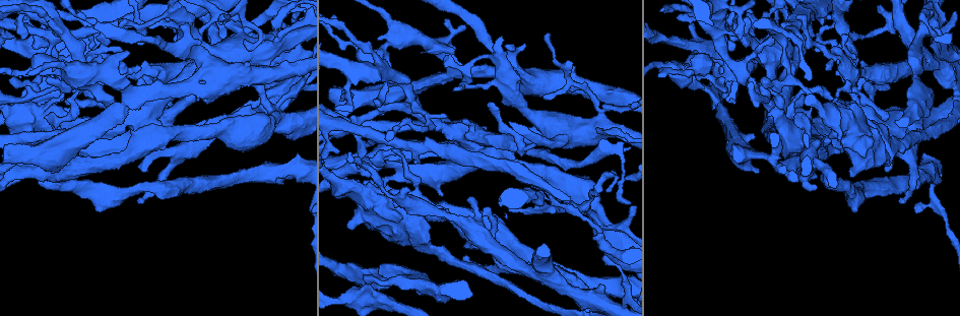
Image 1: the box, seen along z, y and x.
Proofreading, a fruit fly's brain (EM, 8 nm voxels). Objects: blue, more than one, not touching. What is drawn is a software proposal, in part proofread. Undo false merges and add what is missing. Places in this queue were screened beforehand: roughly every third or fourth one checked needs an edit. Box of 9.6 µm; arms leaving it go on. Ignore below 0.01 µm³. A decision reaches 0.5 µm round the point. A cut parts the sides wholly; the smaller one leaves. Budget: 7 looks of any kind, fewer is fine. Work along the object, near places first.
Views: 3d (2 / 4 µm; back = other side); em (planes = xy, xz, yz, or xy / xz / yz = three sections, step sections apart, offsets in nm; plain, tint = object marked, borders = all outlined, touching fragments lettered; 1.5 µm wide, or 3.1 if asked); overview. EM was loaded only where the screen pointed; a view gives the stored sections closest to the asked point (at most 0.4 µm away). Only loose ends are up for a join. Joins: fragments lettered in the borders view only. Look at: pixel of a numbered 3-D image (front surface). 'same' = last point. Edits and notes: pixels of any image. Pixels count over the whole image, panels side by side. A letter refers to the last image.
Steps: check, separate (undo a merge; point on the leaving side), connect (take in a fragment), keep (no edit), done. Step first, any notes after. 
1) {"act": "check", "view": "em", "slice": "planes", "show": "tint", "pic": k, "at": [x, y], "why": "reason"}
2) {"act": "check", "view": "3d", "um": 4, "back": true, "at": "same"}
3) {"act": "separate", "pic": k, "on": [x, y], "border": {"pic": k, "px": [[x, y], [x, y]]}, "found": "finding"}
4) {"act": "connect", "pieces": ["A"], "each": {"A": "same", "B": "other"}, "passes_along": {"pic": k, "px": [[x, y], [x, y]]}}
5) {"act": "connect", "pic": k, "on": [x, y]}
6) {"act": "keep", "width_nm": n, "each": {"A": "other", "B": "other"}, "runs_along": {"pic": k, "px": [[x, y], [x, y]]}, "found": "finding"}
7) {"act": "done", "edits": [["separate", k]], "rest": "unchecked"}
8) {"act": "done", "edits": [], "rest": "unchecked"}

{"act": "check", "view": "3d", "um": 2, "pic": 1, "at": [20, 37], "why": "free end"}

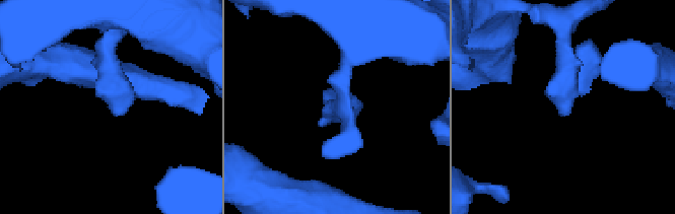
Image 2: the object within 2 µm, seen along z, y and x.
{"act": "check", "view": "em", "slice": "planes", "show": "plain", "pic": 2, "at": [568, 114], "why": "now the EM"}

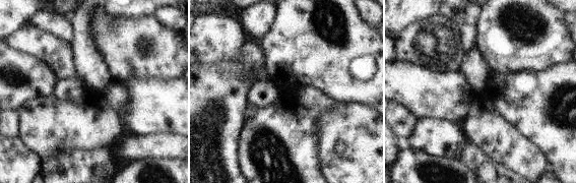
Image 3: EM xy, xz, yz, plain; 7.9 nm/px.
{"act": "check", "view": "em", "slice": "planes", "show": "borders", "at": "same", "why": "what lies round it"}

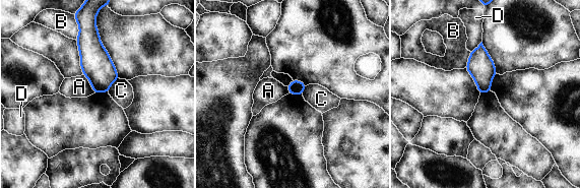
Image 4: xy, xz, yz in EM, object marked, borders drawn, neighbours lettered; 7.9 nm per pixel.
{"act": "keep", "width_nm": 110, "each": {"A": "other", "B": "other", "C": "other", "D": "other"}, "border": {"pic": 4, "px": [[83, 74], [94, 92]]}, "found": "no lettered fragment goes on from it"}

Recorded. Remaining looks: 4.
{"act": "check", "view": "em", "slice": "planes", "show": "tint", "pic": 1, "at": [890, 159], "why": "free end"}

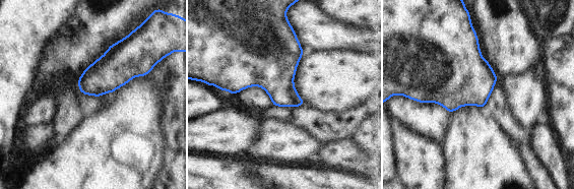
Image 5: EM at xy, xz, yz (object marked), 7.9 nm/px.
{"act": "check", "view": "em", "slice": "planes", "show": "borders", "at": "same"}

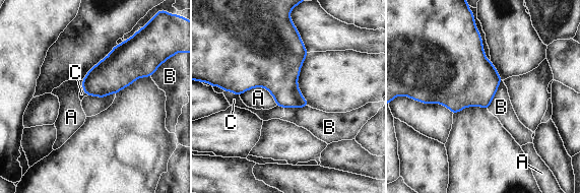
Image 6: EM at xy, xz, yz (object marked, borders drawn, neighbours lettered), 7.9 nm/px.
{"act": "keep", "width_nm": 240, "each": {"A": "other", "B": "other", "C": "other"}, "border": {"pic": 6, "px": [[502, 80], [488, 109]]}, "found": "none of them fits"}

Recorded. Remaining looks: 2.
{"act": "check", "view": "em", "slice": "xz", "step": 8, "show": "tint", "pic": 1, "at": [70, 89], "why": "an open end"}

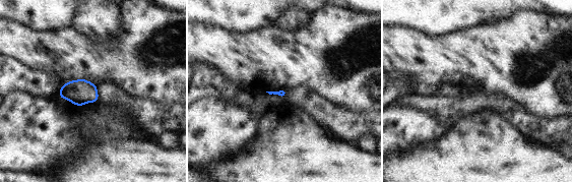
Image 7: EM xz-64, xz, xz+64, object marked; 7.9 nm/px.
{"act": "check", "view": "em", "slice": "yz", "step": 8, "show": "borders", "at": "same"}

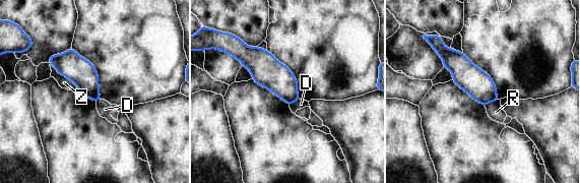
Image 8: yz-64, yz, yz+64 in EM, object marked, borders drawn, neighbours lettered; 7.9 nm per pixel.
{"act": "keep", "width_nm": 220, "each": {"D": "other", "R": "other", "Z": "other"}, "border": {"pic": 8, "px": [[499, 100], [492, 101], [485, 106]]}, "found": "no lettered fragment goes on from it"}

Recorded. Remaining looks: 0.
{"act": "done", "edits": [], "rest": "unchecked"}

